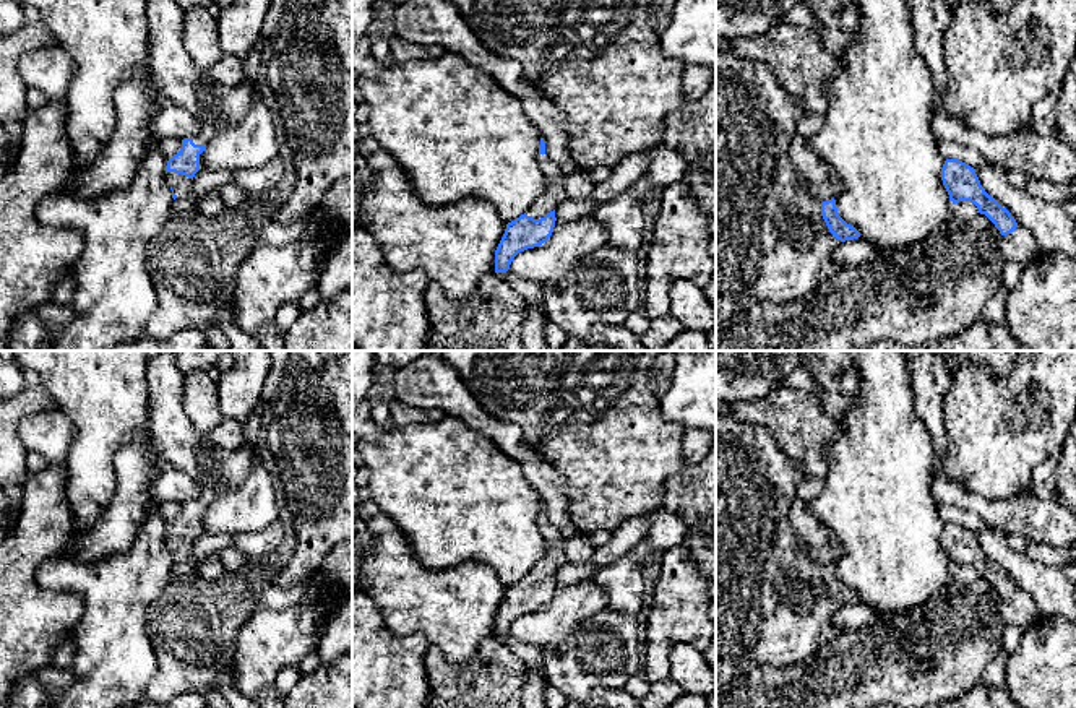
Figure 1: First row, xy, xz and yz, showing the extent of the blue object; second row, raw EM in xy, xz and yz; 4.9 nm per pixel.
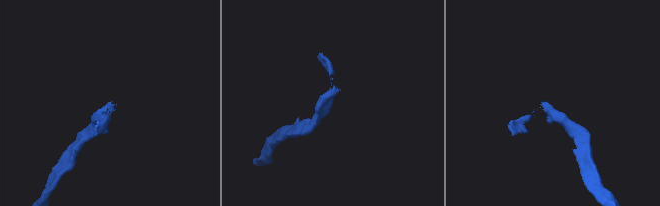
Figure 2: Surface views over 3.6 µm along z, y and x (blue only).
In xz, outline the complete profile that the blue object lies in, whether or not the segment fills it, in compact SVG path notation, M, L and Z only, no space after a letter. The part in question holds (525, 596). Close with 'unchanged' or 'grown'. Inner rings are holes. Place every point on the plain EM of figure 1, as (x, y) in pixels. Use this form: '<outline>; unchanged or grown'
M540 502L539 529L545 541L544 557L519 581L506 588L505 598L495 614L495 637L506 637L513 622L527 612L549 604L555 591L555 573L568 559L565 555L565 536L545 518L545 505Z; grown

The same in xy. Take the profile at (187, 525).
M203 489L196 500L182 503L182 512L169 521L166 529L166 546L172 554L172 576L187 580L198 575L198 563L193 557L193 541L200 533L200 518L214 500L216 492Z; grown

